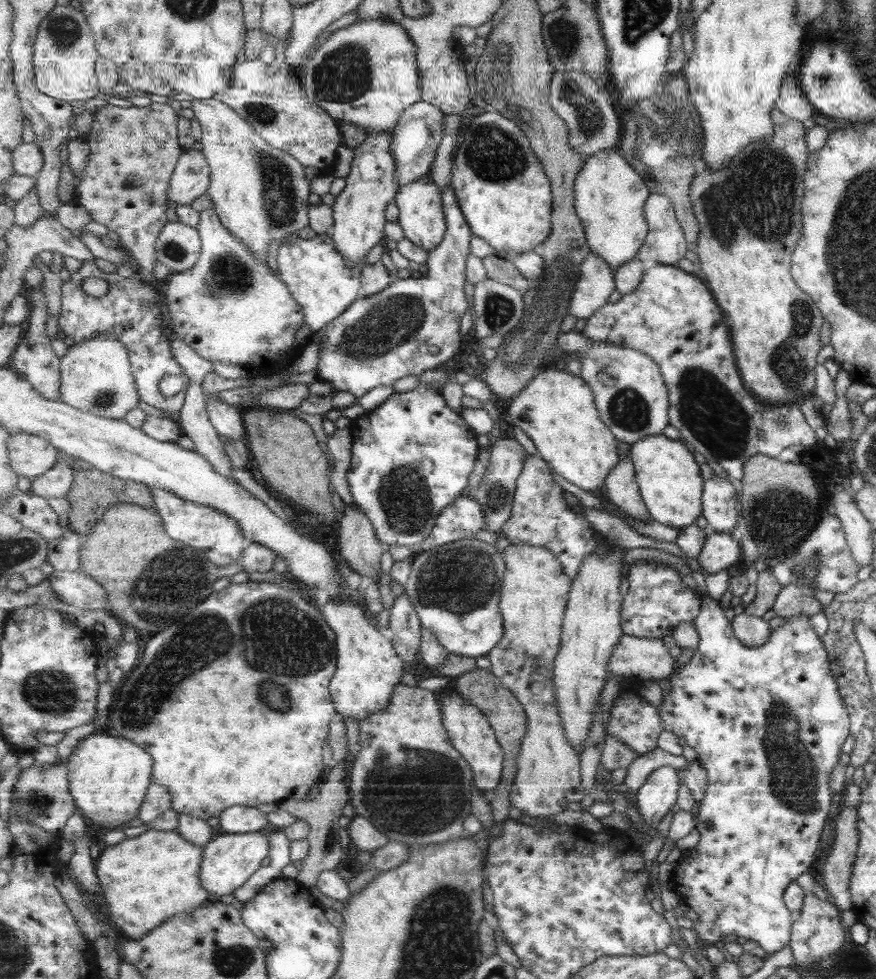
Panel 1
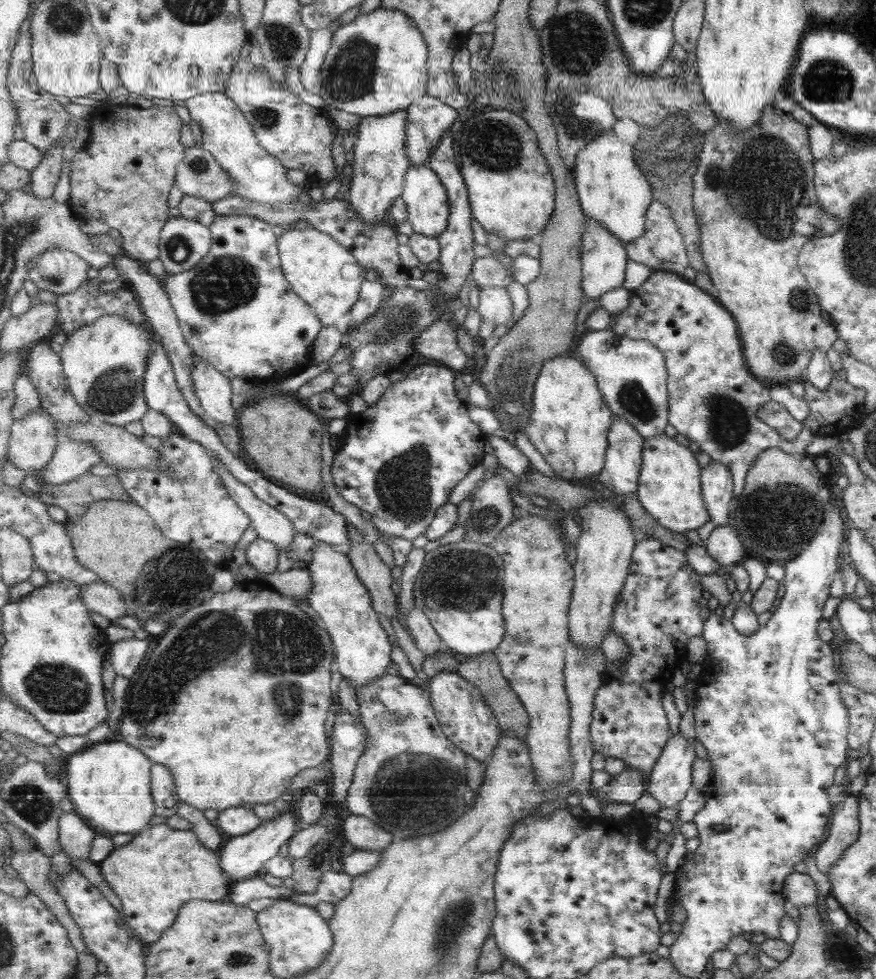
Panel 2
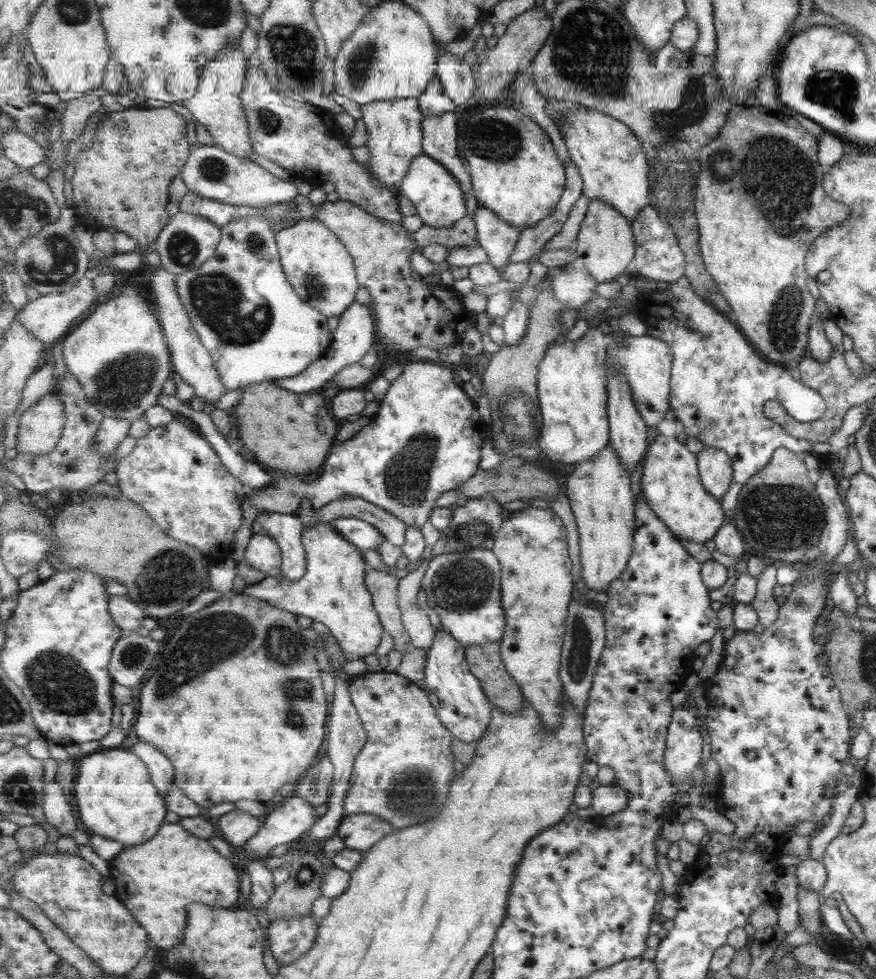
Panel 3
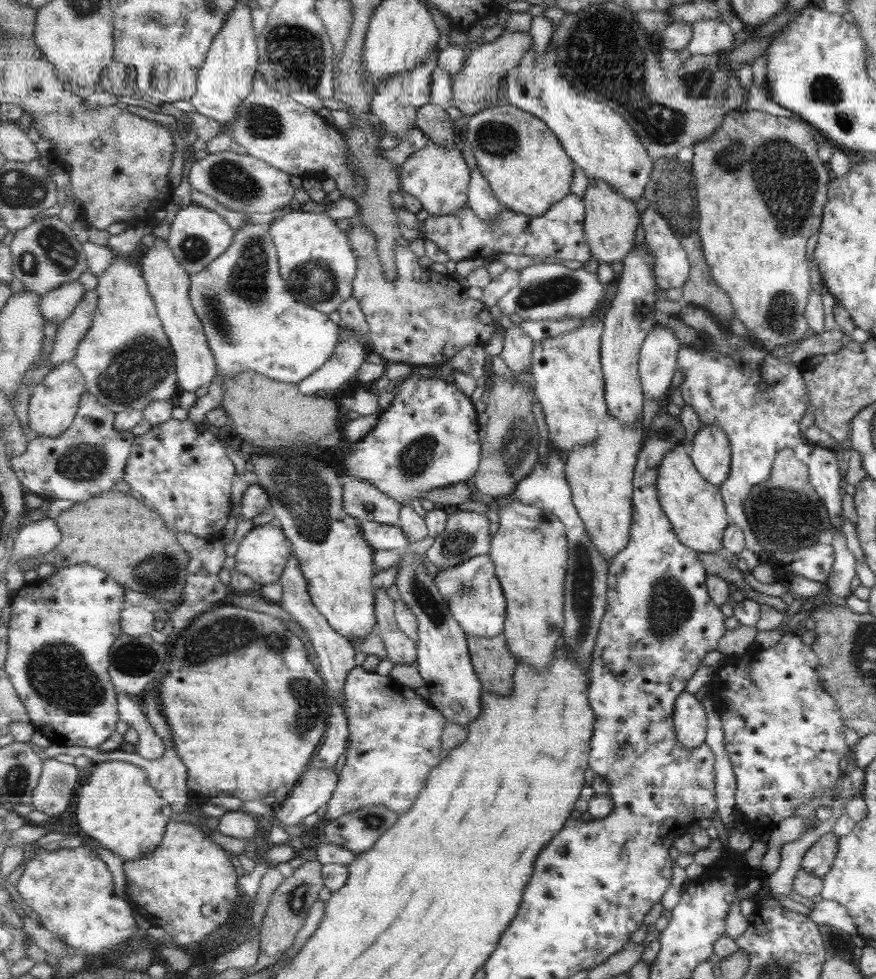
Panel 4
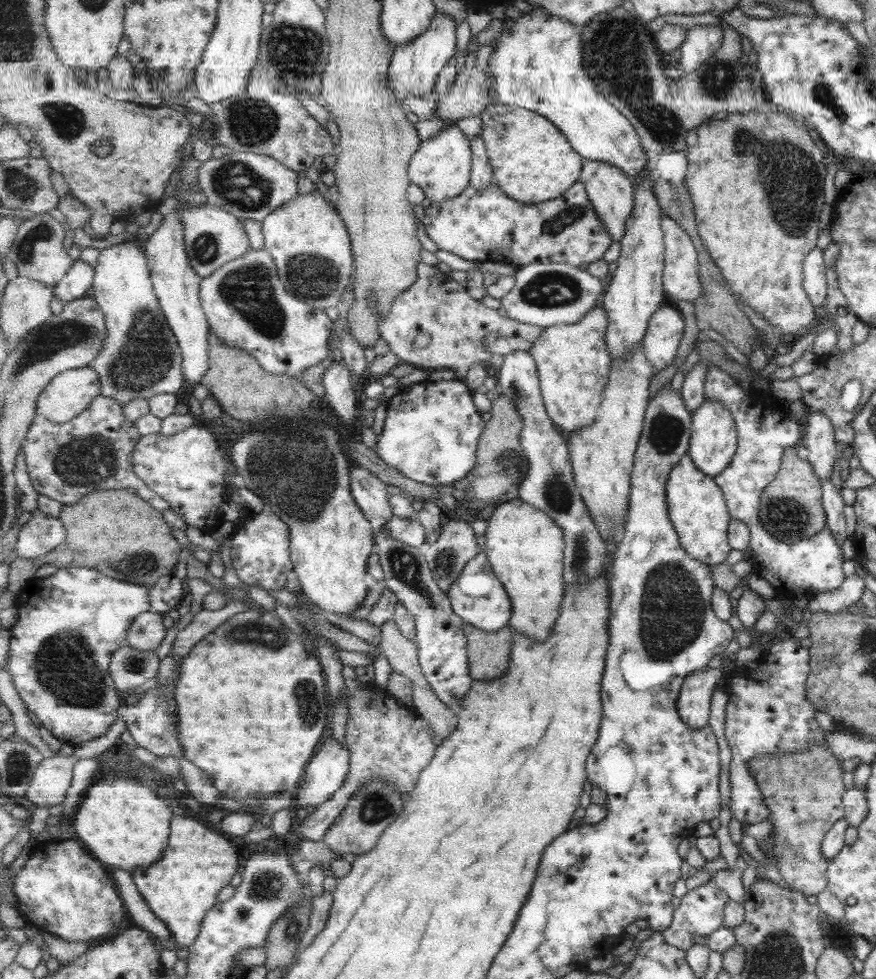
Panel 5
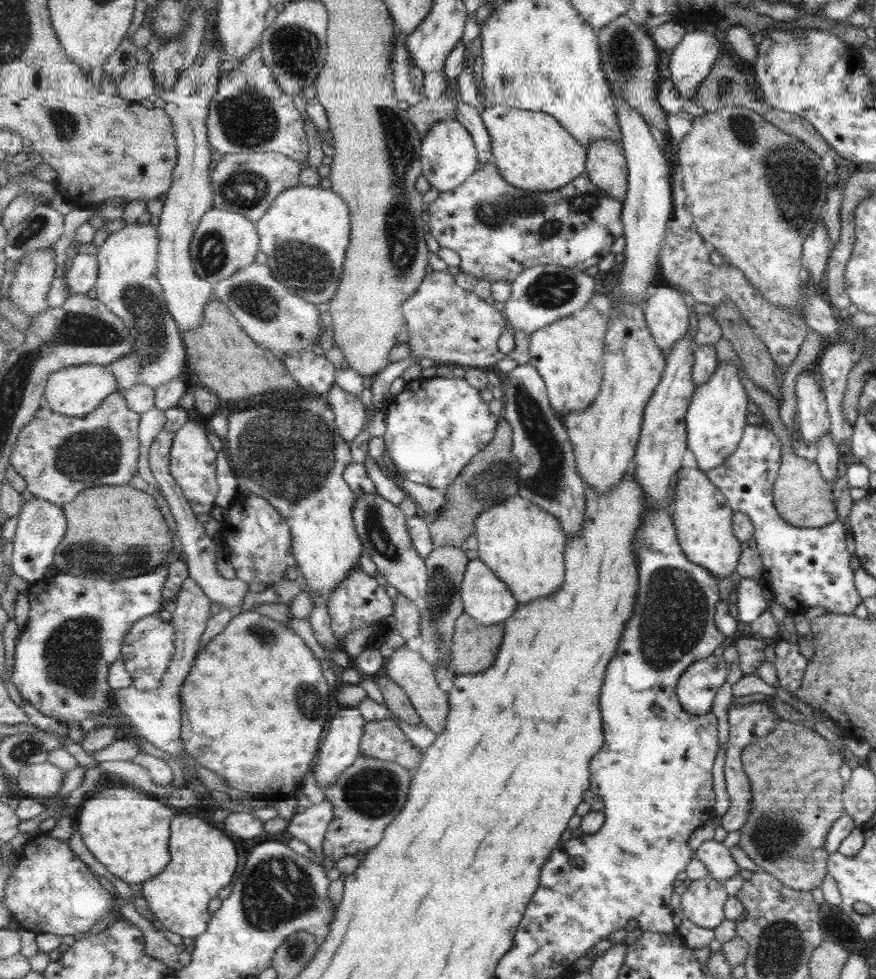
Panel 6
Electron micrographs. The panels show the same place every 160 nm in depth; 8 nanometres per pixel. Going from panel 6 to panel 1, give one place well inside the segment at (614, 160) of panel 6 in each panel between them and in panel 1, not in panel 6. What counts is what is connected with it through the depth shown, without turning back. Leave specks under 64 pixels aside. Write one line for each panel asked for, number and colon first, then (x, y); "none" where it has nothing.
1: (598, 280)
2: (605, 258)
3: (606, 244)
4: (612, 220)
5: (612, 192)

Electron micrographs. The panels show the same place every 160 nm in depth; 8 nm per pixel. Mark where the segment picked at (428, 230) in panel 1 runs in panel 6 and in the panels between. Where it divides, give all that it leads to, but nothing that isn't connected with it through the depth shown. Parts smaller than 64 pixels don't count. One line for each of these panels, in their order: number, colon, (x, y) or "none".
2: (427, 197)
3: (433, 188)
4: (437, 175)
5: (442, 167)
6: (449, 153)

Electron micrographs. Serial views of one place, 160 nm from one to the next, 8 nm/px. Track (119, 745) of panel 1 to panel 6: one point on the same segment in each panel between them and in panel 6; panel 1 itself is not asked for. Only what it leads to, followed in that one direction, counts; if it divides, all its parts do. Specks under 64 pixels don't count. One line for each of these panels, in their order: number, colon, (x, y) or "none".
2: (109, 783)
3: (114, 791)
4: (118, 806)
5: (125, 825)
6: (128, 830)

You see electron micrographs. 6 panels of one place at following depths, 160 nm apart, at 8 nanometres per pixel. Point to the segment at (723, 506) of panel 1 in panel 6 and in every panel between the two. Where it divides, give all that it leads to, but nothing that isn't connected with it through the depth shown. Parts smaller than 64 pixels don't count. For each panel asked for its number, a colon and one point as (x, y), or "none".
2: (717, 480)
3: (716, 467)
4: (711, 450)
5: (714, 442)
6: (716, 419)

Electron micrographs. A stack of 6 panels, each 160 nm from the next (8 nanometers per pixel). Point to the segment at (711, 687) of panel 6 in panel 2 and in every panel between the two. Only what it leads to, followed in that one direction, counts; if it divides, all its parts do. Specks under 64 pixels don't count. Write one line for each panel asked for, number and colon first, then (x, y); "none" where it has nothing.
2: (673, 776)
3: (685, 742)
4: (691, 719)
5: (695, 697)

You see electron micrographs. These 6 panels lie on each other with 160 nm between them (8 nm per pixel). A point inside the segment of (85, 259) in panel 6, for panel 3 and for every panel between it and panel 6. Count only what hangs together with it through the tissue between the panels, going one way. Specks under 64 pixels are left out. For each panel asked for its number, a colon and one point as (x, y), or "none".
3: (50, 317)
4: (58, 305)
5: (79, 280)

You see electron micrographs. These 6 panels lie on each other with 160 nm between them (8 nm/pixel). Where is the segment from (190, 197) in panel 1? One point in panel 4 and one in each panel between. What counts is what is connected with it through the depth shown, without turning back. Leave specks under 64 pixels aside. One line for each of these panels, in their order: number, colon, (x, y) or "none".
2: (199, 174)
3: (212, 172)
4: (243, 183)

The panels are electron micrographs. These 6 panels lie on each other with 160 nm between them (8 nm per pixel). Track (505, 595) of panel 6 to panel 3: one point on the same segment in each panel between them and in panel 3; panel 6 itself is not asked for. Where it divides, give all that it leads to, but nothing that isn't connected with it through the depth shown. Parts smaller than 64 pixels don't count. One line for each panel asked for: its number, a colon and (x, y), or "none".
3: (465, 590)
4: (475, 595)
5: (479, 598)

